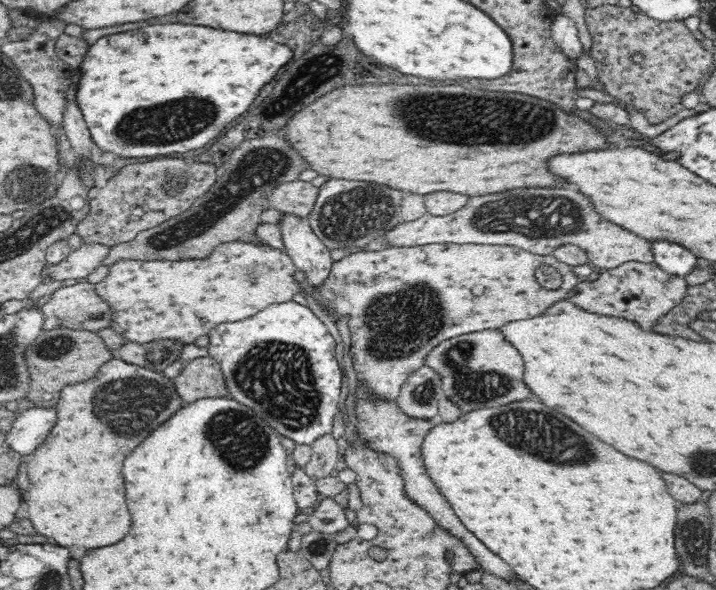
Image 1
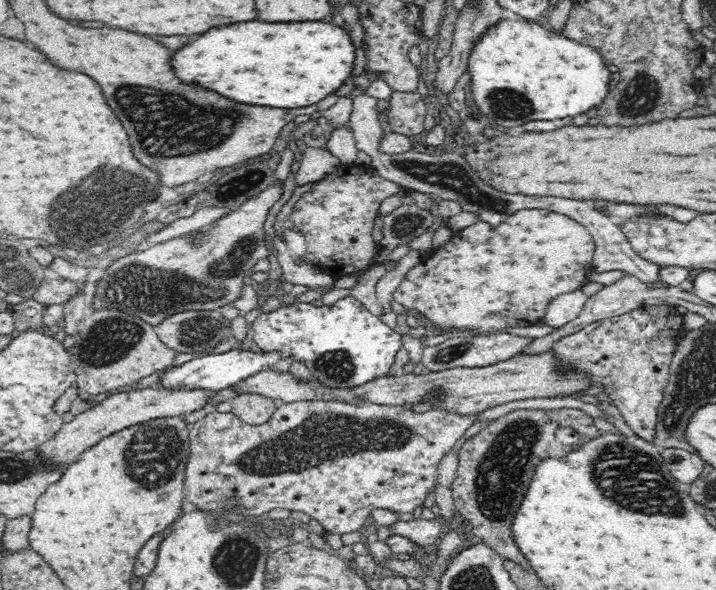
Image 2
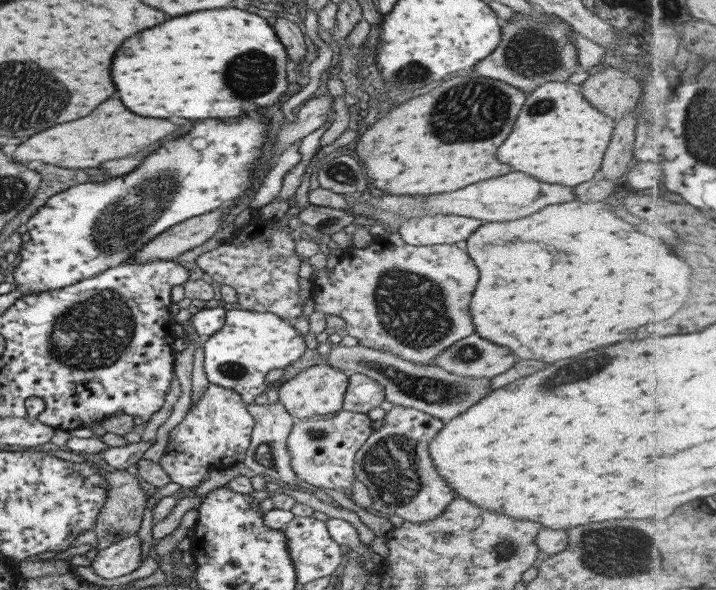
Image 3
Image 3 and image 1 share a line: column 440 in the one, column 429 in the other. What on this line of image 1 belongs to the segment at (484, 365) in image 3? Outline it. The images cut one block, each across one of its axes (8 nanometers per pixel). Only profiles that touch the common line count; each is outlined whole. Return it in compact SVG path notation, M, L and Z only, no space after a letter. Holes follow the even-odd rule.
M482 330L439 342L429 352L424 364L440 375L446 398L465 413L532 398L530 390L522 382L520 362L522 356L518 350L510 346L498 330Z

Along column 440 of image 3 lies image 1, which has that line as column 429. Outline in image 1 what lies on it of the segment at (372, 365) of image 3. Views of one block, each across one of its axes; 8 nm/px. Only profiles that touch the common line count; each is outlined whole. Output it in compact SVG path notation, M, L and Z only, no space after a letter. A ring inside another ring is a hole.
M424 365L406 379L396 403L410 418L437 420L439 402L444 398L446 396L440 375Z

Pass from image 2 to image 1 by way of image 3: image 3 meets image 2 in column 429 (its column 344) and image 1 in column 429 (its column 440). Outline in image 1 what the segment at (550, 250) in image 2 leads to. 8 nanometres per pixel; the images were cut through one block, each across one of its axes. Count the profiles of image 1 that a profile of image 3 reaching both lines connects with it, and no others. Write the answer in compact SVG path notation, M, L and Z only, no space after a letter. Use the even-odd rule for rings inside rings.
M238 239L236 242L226 242L216 246L214 252L208 256L208 258L202 258L199 260L180 260L180 261L168 261L168 260L152 260L152 261L138 261L138 260L118 260L113 265L109 266L109 272L100 282L95 284L96 294L110 306L111 312L113 312L112 320L110 321L109 328L112 328L114 332L121 334L126 340L130 342L146 343L154 340L166 340L180 339L185 344L193 343L200 336L207 335L210 329L214 326L225 322L238 322L238 320L244 320L258 314L261 310L264 310L270 304L278 304L280 302L290 302L296 294L311 294L314 300L317 300L319 304L323 306L329 306L333 310L334 314L337 314L339 318L342 316L348 316L348 326L351 332L352 349L351 354L354 360L353 367L355 368L357 384L364 389L368 389L373 398L377 400L394 400L396 401L402 386L405 384L406 379L420 367L423 367L425 358L429 355L429 352L439 343L446 339L451 339L463 334L470 334L470 332L480 332L480 330L488 330L488 328L500 328L502 324L506 322L512 322L512 320L526 320L526 318L534 318L538 314L542 314L549 306L552 306L559 300L566 299L567 294L572 290L579 282L577 276L573 273L572 266L564 262L560 262L553 255L539 256L538 254L531 254L526 250L521 250L516 246L497 246L497 245L480 245L480 244L466 244L466 245L454 245L452 244L438 244L438 245L425 245L425 246L410 246L408 248L396 248L389 247L385 250L378 250L378 252L368 252L368 250L362 250L359 252L347 253L342 260L334 261L331 266L330 274L326 277L326 280L322 282L319 287L312 287L310 283L303 281L297 282L294 278L295 266L293 261L278 248L272 248L269 245L262 243L258 244L253 239ZM540 266L552 266L556 268L562 275L562 284L558 289L548 290L542 287L536 281L536 269Z

